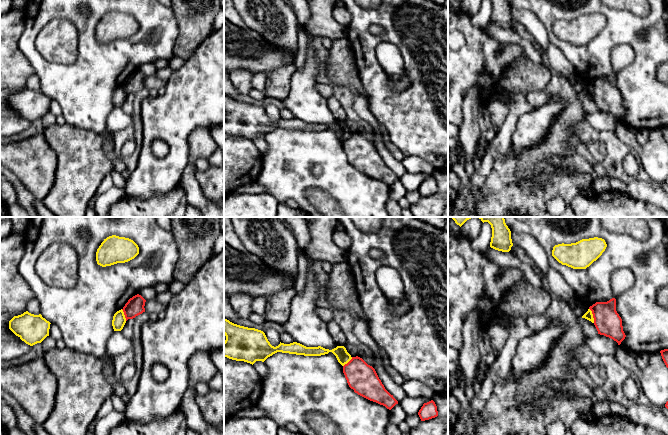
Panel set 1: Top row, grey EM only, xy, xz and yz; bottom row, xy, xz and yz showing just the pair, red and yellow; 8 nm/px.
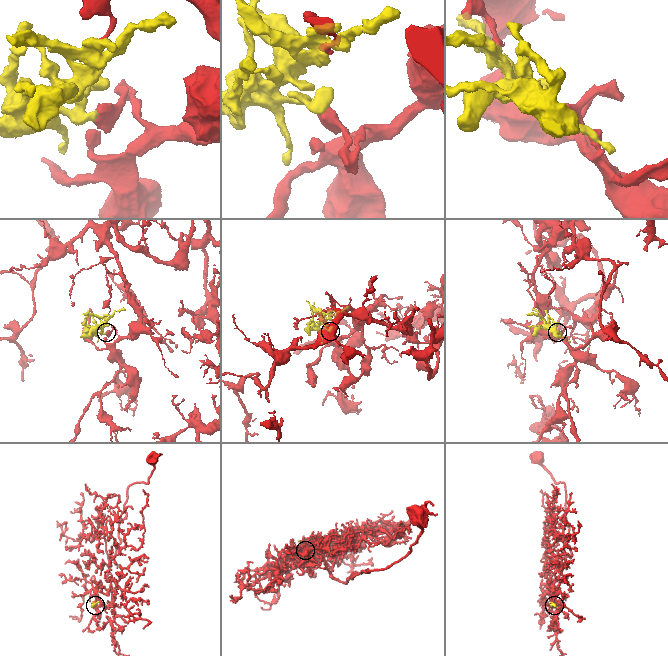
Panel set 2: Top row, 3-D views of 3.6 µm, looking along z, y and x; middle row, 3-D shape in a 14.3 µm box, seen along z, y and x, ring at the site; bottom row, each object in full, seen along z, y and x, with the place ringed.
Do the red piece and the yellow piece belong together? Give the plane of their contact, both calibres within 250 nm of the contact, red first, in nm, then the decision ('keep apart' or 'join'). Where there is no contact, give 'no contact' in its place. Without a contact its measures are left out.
meets red in yz; 220 nm thick on the red side, 70 nm on the other; keep apart

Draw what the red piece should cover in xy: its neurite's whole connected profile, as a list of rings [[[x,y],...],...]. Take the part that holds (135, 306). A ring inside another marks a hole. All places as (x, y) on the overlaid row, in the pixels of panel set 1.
[[[139,294],[130,298],[122,309],[124,312],[126,321],[128,319],[133,319],[136,316],[145,312],[145,308],[144,308],[145,302],[146,300]]]

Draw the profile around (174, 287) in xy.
[[[172,280],[169,284],[168,284],[168,289],[167,291],[170,292],[172,295],[179,293],[183,288],[184,288],[184,284],[177,281],[177,280]]]

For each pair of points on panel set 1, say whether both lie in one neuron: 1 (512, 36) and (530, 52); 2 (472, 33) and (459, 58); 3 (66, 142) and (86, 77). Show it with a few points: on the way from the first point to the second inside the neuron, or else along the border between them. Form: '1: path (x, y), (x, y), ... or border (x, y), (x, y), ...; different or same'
1: path (517, 39), (527, 47); same
2: path (472, 39), (472, 45), (465, 52); same
3: border (66, 122), (94, 132); different

